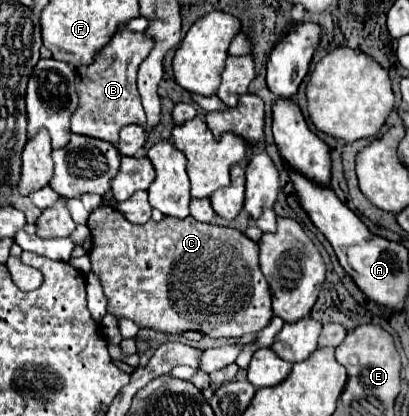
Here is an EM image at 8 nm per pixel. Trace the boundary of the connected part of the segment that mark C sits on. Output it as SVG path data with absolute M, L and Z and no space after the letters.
M103 205L99 209L95 209L89 215L87 227L91 229L91 237L93 237L93 249L89 253L91 257L91 271L101 279L103 285L103 293L109 301L107 311L115 317L127 317L131 321L137 323L137 327L149 327L155 331L163 331L163 333L185 333L185 331L199 331L211 339L219 339L219 337L243 337L247 333L259 333L261 329L265 329L269 325L269 321L273 319L273 311L271 311L271 293L269 293L269 285L259 269L259 245L253 243L249 237L245 237L241 231L231 229L231 227L219 227L219 225L209 225L209 223L197 223L193 217L187 219L173 219L173 217L163 217L163 221L155 223L153 219L145 225L131 225L115 207Z

